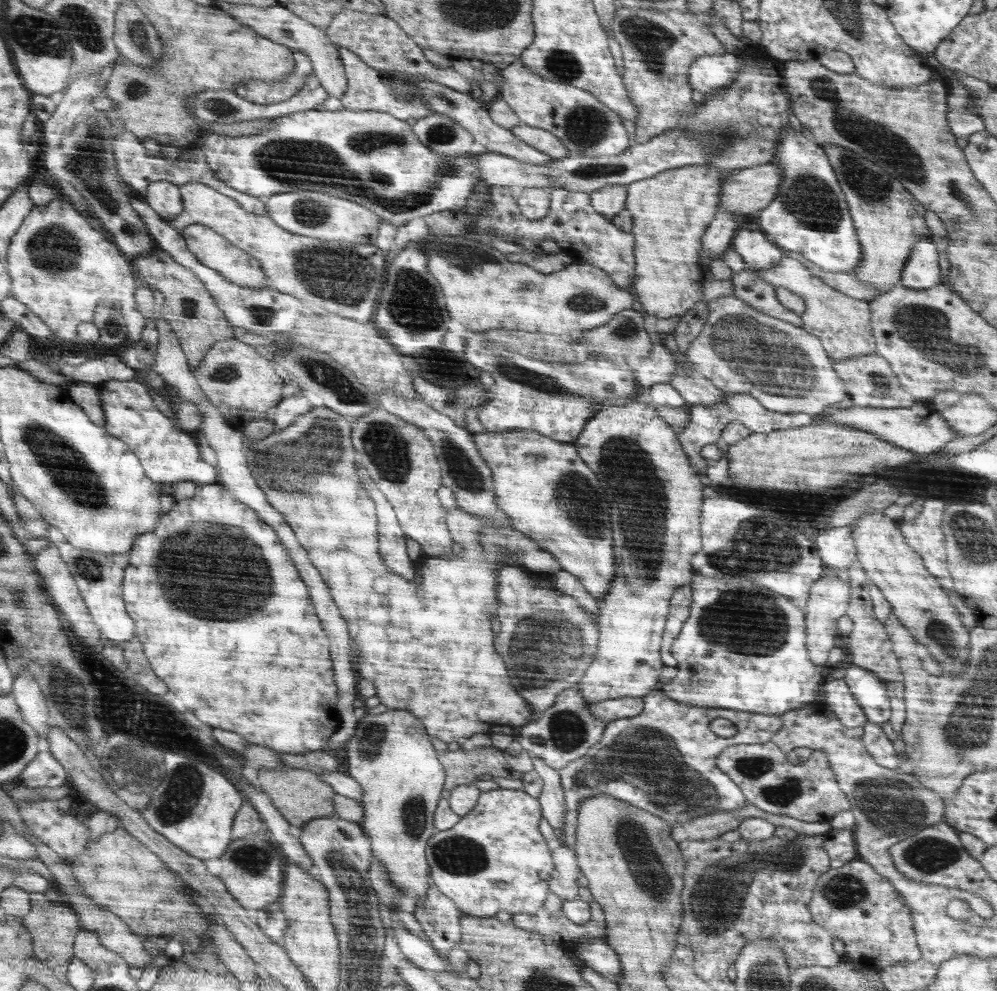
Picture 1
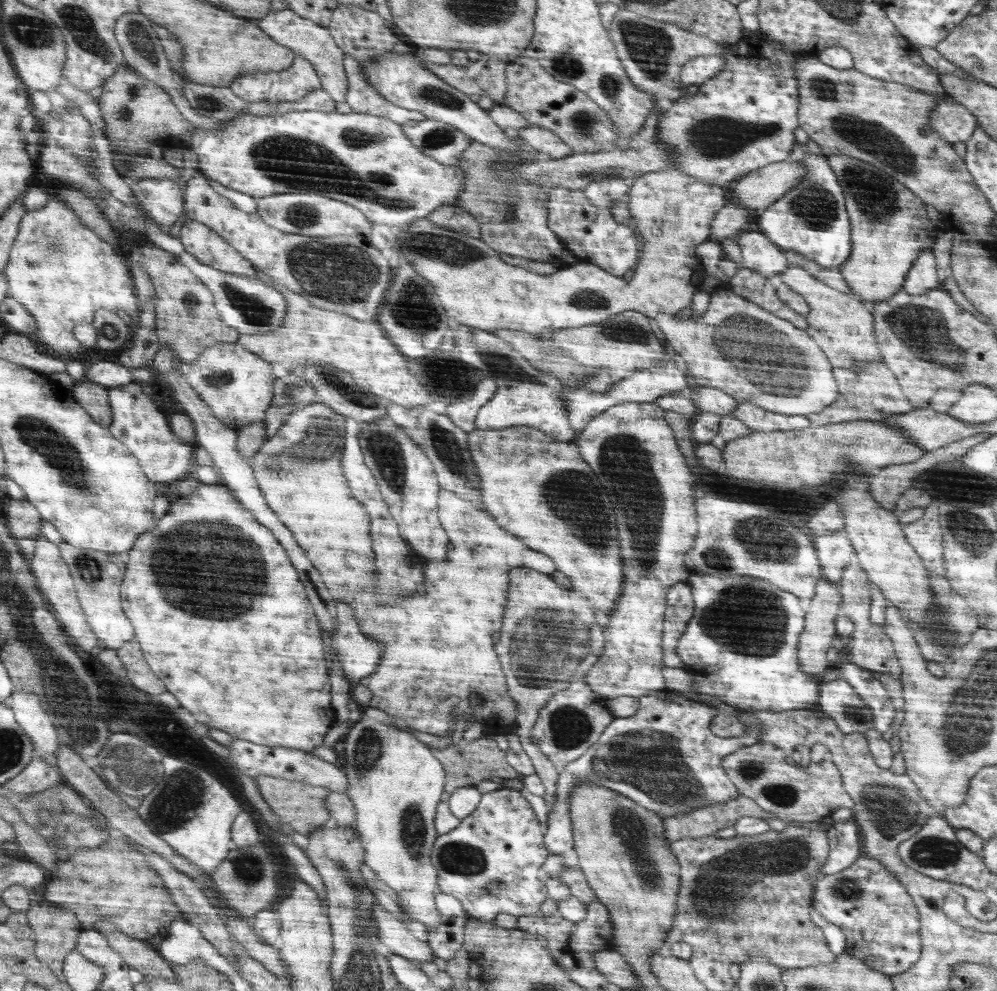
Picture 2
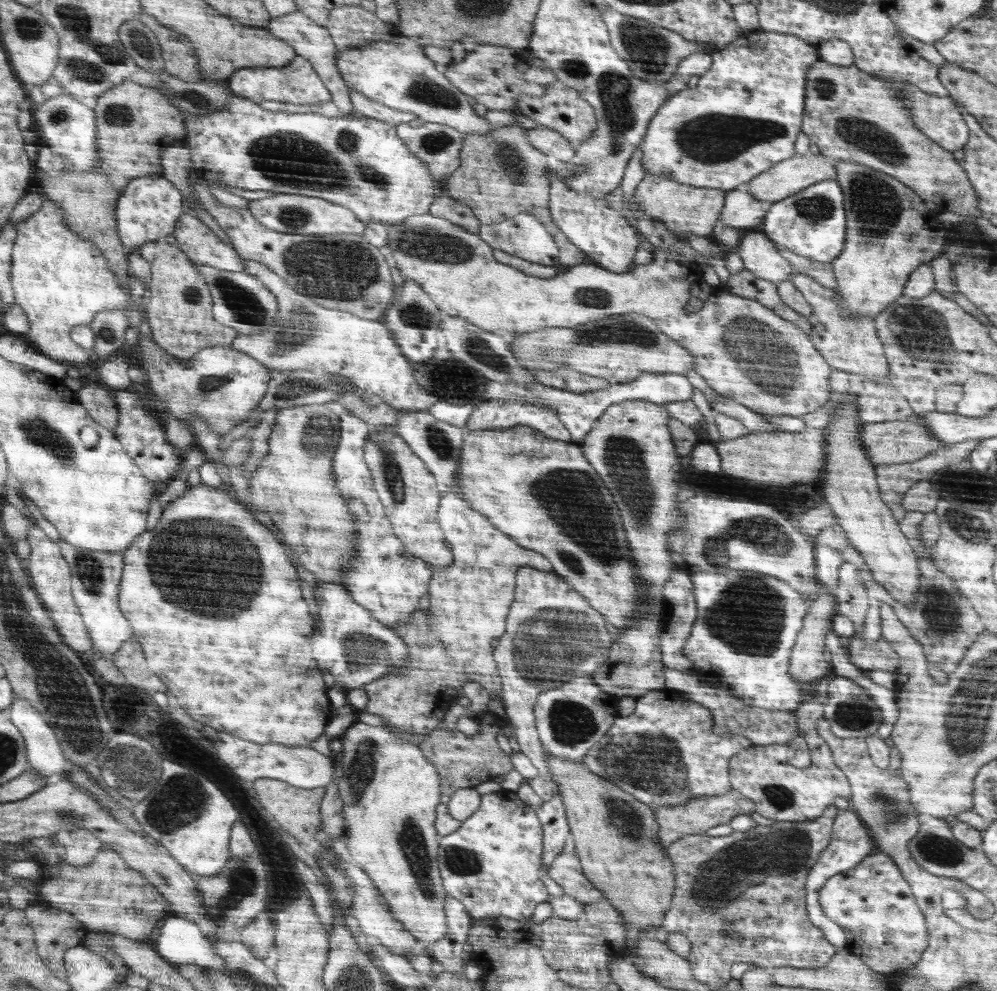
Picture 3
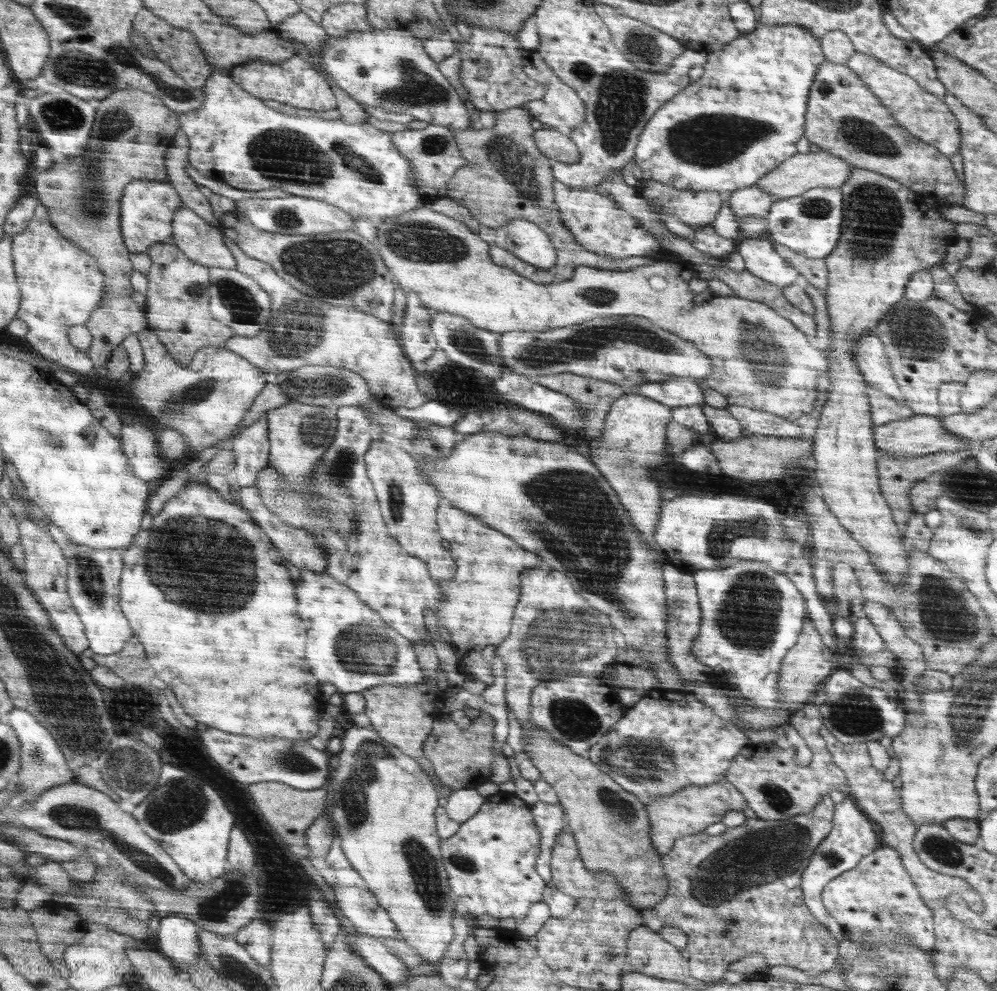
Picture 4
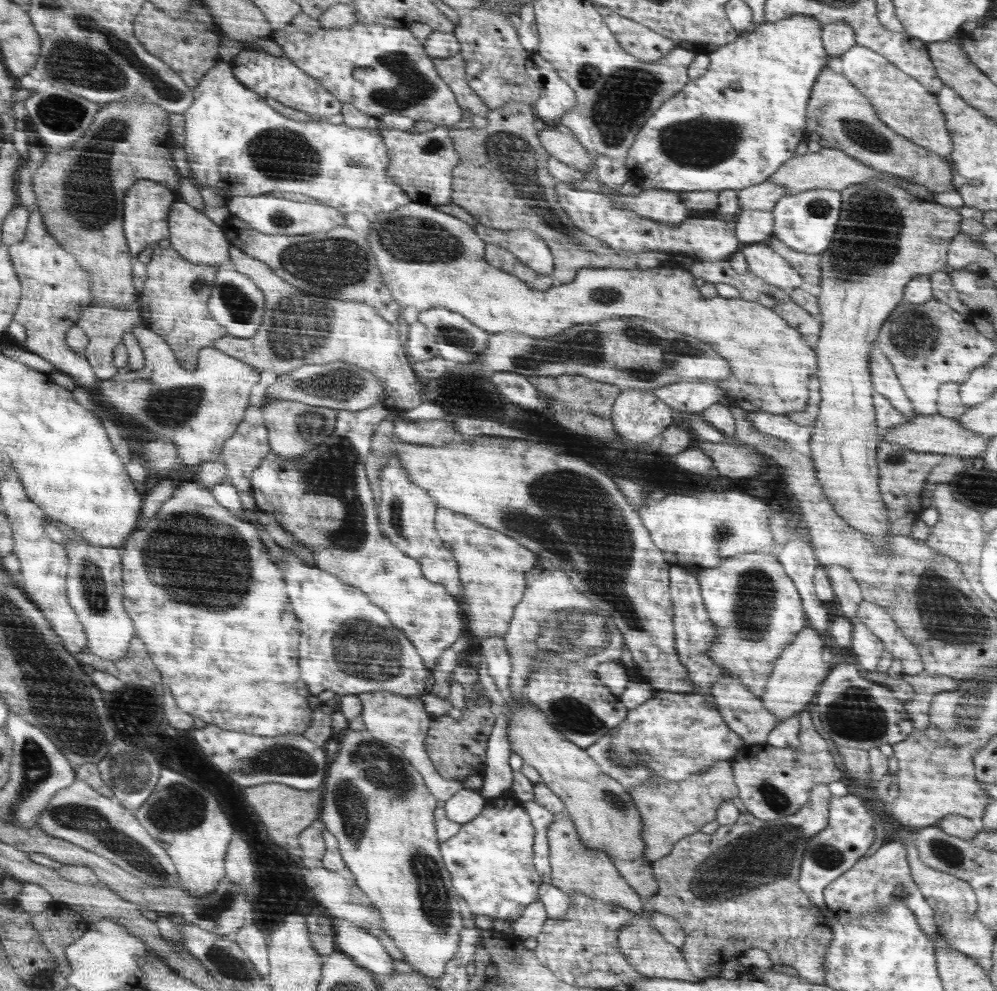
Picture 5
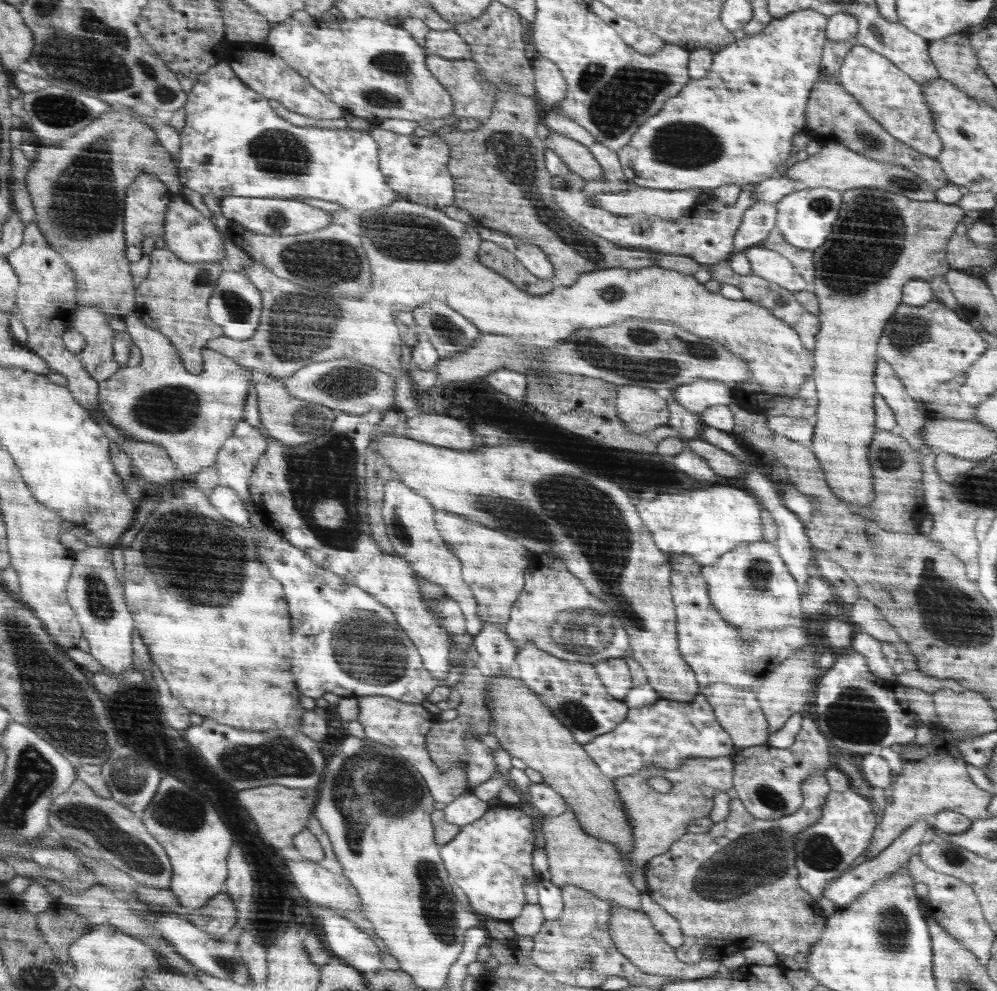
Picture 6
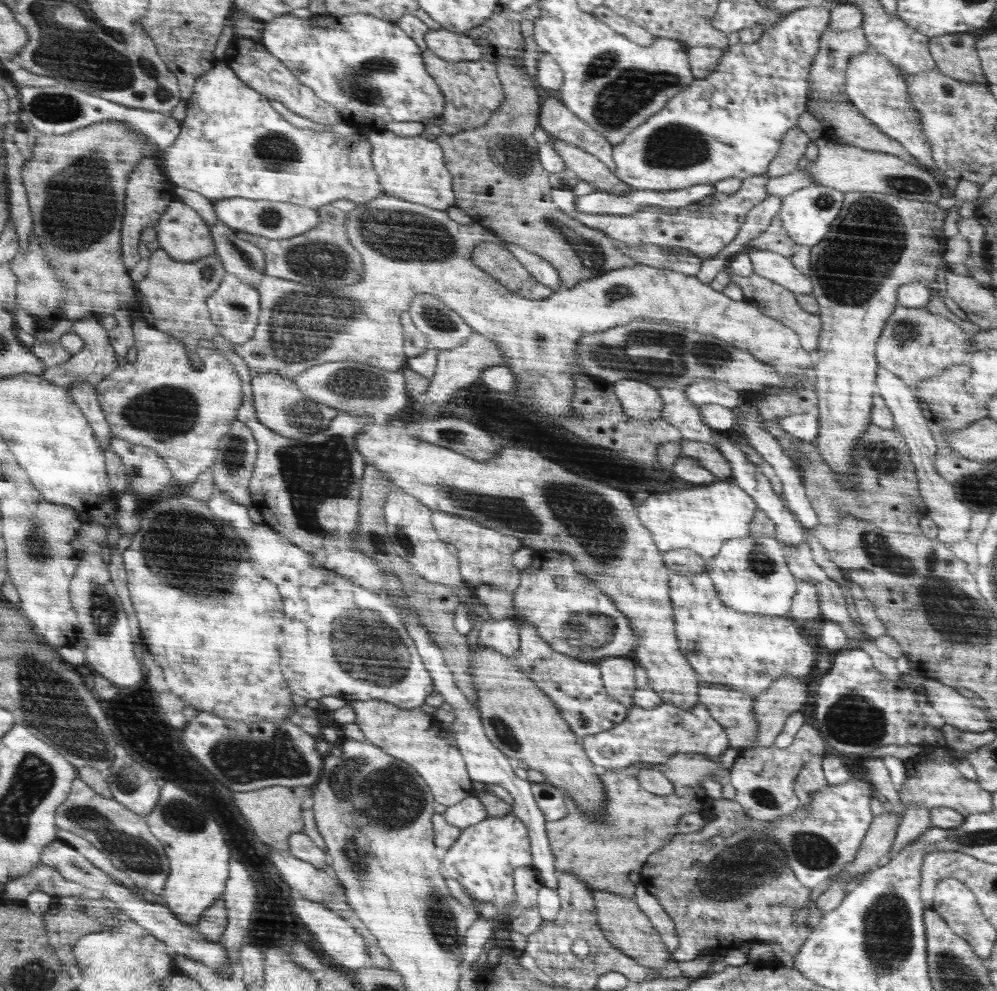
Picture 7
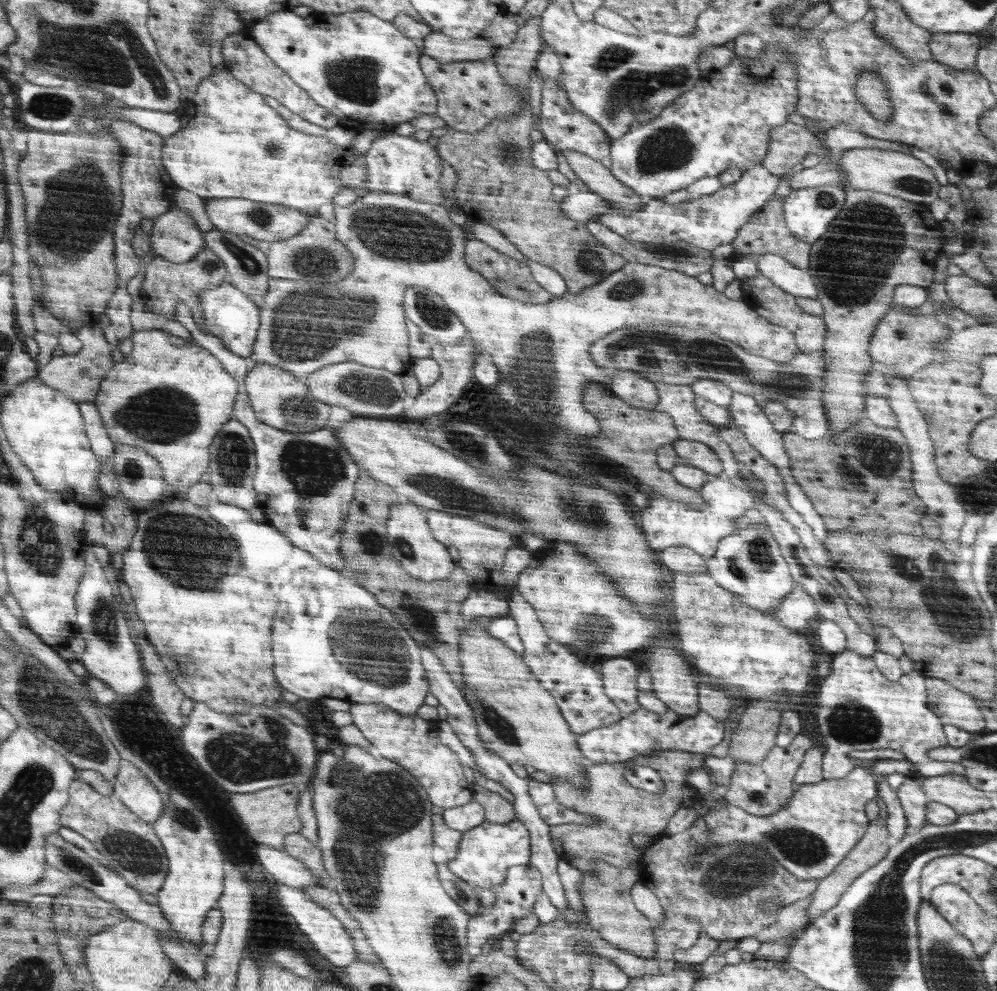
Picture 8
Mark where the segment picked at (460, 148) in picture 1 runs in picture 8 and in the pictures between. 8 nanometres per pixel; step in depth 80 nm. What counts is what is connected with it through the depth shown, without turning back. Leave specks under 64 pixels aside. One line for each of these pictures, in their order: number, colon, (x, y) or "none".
2: (442, 142)
3: (438, 146)
4: (433, 152)
5: (422, 164)
6: (416, 167)
7: (413, 168)
8: (400, 165)

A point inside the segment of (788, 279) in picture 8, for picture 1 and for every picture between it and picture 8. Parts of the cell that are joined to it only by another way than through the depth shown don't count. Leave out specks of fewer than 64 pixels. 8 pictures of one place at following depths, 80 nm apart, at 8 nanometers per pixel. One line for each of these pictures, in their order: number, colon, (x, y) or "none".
1: (758, 252)
2: (759, 253)
3: (760, 255)
4: (760, 257)
5: (770, 266)
6: (772, 266)
7: (771, 265)

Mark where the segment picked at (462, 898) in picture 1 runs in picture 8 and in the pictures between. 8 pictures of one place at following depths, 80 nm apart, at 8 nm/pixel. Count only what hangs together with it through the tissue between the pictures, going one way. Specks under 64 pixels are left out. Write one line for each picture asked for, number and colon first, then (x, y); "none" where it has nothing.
2: (490, 861)
3: (491, 863)
4: (491, 860)
5: (490, 859)
6: (490, 859)
7: (483, 859)
8: (486, 853)

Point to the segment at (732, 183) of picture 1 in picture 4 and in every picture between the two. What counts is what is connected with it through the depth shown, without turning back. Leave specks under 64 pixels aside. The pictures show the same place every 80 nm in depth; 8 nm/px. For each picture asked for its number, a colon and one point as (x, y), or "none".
2: (761, 188)
3: (780, 182)
4: (800, 174)

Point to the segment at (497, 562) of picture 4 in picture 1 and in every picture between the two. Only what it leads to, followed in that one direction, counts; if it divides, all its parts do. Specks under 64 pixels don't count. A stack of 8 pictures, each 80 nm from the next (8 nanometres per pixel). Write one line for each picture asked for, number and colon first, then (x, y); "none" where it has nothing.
1: (428, 649)
2: (438, 648)
3: (470, 602)

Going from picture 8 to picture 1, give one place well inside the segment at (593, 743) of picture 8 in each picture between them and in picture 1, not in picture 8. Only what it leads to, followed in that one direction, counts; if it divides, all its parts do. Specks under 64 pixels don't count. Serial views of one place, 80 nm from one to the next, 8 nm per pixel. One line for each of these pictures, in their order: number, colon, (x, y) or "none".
1: (664, 760)
2: (666, 758)
3: (665, 753)
4: (664, 743)
5: (674, 735)
6: (662, 735)
7: (653, 735)

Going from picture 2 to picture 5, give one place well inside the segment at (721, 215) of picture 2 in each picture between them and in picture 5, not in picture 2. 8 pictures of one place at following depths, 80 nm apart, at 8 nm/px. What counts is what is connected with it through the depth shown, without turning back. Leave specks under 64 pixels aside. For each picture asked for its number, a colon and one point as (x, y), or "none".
3: (741, 210)
4: (751, 201)
5: (764, 196)

